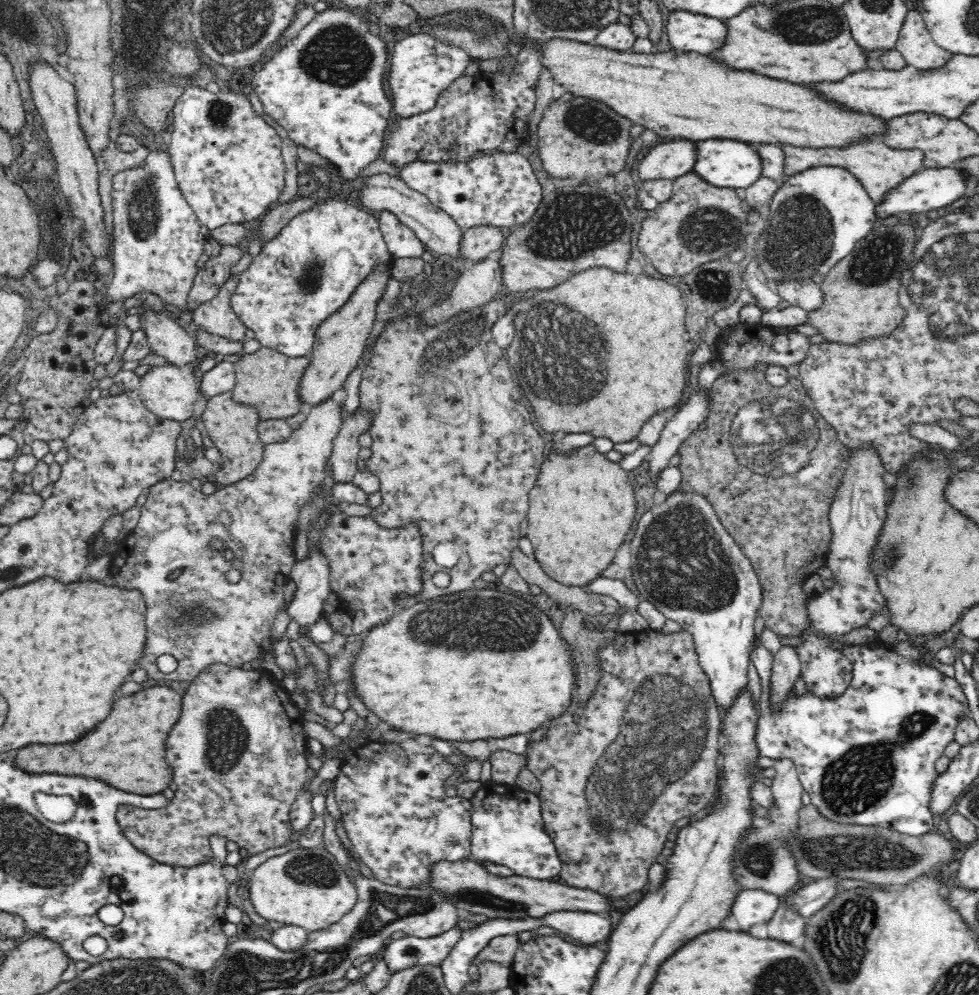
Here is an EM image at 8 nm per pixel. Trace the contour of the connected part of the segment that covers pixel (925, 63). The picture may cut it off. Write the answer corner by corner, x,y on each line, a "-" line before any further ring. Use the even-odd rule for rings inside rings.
909,10
904,17
895,49
904,57
907,65
922,70
937,69
953,55
938,46
925,27
920,11

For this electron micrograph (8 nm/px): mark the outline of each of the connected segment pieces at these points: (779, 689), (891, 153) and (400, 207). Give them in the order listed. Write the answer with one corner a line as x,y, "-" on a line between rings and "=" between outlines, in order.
781,646
773,655
772,686
775,708
790,690
794,689
795,681
801,674
800,655
796,646
=
870,136
858,142
852,142
842,148
796,148
792,144
780,144
780,150
784,154
782,172
790,177
811,168
820,166
832,166
846,168
851,172
865,188
870,200
879,203
883,194
895,187
902,180
907,179
913,172
923,167
923,153
916,149
900,150
889,148
878,136
=
388,173
372,175
352,195
352,200
354,204
366,206
376,212
380,212
380,209
390,209
431,250
448,258
459,258
459,242
463,230
456,225
456,222
446,212
435,207
427,196
406,186
406,183
402,182
398,175
392,176

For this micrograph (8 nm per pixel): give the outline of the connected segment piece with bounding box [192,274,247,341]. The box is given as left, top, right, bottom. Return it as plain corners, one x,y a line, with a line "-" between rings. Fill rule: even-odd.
230,275
212,300
192,310
194,324
200,331
232,340
244,340
247,326
231,305
232,294
236,292
239,280
240,275

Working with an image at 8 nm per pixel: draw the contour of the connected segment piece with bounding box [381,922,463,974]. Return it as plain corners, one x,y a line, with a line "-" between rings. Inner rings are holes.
457,922
448,930
436,936
417,937
404,936
394,939
388,945
382,957
391,974
398,969
409,967
418,963
440,963
444,957
456,946
462,938
462,928

